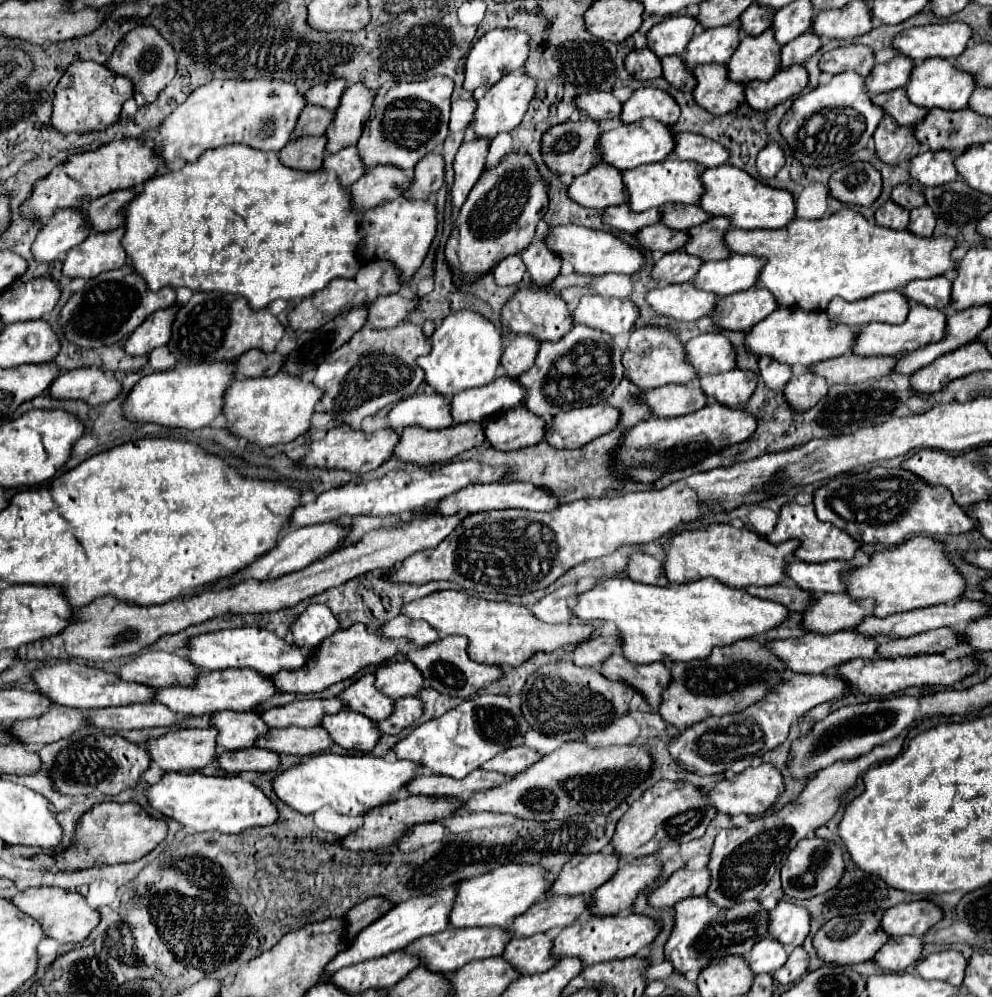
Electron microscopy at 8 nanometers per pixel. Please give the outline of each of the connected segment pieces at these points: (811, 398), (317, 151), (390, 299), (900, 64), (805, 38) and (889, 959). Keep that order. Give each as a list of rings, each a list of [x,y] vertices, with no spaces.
[[[809,370],[799,378],[791,378],[783,390],[787,402],[801,412],[813,408],[827,392],[829,392],[829,384],[825,382],[825,378],[817,378],[815,374],[809,374]]]
[[[301,136],[283,148],[279,158],[285,166],[295,170],[319,170],[325,158],[325,144],[325,136]]]
[[[391,294],[381,296],[373,304],[369,304],[369,318],[367,322],[375,328],[389,328],[401,324],[413,310],[417,308],[417,298]]]
[[[897,54],[891,62],[877,64],[873,72],[865,78],[865,86],[871,94],[903,88],[909,82],[909,74],[913,66],[915,62],[909,62],[909,58],[901,58],[901,54]]]
[[[815,32],[801,34],[801,38],[795,38],[789,42],[789,46],[783,46],[781,52],[781,68],[793,66],[793,64],[805,64],[819,48],[823,46],[821,36]]]
[[[905,936],[905,938],[889,938],[889,942],[877,952],[873,958],[885,970],[901,972],[917,962],[923,950],[923,938],[919,936]]]

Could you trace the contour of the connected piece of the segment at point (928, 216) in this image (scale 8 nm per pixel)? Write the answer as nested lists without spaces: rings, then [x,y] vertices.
[[[921,206],[917,210],[911,212],[911,222],[909,222],[909,230],[913,234],[919,234],[919,236],[931,236],[933,234],[933,228],[935,228],[935,214],[933,210],[929,210],[929,206]]]

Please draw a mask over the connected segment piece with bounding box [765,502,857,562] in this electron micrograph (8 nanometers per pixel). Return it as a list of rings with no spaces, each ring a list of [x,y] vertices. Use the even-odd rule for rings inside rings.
[[[795,502],[785,504],[779,512],[779,520],[777,520],[773,532],[769,532],[765,538],[769,542],[785,542],[789,538],[797,538],[801,544],[795,550],[795,558],[799,558],[801,562],[827,562],[827,560],[851,562],[853,556],[855,556],[855,550],[857,550],[857,542],[849,534],[835,528],[833,524],[821,522],[815,516],[815,506],[813,504],[805,504],[805,506],[795,504]]]

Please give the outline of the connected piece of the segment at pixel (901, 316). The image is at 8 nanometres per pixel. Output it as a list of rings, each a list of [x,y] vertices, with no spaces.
[[[881,292],[861,302],[833,298],[827,308],[827,314],[831,322],[847,324],[851,328],[859,328],[869,322],[901,324],[909,314],[909,300],[901,292]]]

